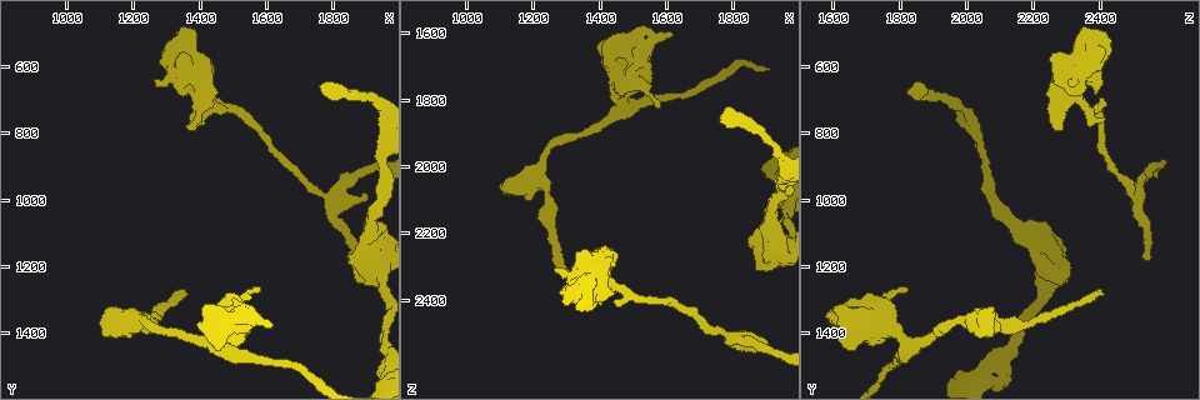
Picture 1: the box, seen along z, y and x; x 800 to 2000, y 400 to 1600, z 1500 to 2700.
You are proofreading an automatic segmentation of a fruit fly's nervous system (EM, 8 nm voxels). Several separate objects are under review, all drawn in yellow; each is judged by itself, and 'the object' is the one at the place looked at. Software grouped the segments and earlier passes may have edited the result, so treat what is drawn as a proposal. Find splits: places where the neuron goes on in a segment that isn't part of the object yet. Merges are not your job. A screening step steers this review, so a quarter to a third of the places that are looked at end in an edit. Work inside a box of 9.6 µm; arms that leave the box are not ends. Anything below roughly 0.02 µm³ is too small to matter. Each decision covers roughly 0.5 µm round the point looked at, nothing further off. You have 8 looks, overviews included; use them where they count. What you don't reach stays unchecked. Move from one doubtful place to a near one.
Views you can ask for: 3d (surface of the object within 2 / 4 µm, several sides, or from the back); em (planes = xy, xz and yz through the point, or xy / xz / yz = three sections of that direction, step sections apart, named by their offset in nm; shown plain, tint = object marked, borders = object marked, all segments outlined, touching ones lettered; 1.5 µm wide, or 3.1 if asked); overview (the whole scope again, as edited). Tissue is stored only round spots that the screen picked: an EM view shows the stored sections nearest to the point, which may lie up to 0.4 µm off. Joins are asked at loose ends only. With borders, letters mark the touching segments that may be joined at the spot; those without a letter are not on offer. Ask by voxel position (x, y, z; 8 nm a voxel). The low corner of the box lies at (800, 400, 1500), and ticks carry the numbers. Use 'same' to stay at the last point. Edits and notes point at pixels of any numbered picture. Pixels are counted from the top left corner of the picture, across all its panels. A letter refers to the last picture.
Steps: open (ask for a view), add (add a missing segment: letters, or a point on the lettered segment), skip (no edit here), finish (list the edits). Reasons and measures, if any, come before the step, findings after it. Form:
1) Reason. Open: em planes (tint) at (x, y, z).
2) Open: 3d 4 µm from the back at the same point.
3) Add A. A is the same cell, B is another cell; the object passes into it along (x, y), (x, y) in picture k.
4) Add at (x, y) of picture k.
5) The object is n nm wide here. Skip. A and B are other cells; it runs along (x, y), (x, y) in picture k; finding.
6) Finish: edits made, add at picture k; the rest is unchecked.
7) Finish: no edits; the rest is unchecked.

An open end. Open: 3d 4 µm at (1620, 1380, 1610).

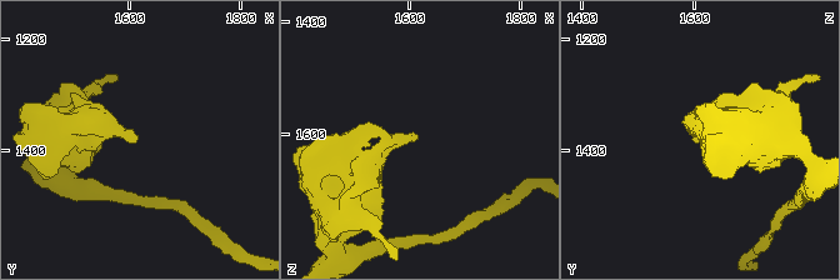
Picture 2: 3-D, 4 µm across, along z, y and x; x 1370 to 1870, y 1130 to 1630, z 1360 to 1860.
Need the tissue. Open: em planes (borders) at (1620, 1370, 1605).

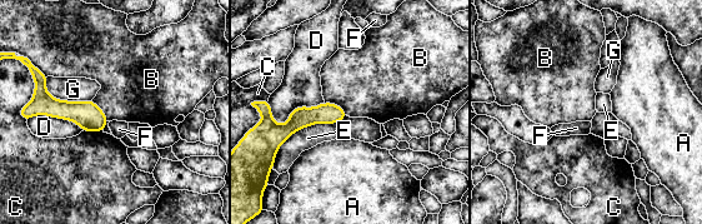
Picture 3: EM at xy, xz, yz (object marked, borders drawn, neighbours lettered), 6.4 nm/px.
The object is 140 nm wide here. Skip. A, B, C, D, E, F and G are other cells; a border runs along (325, 101), (337, 104), (347, 115) in picture 3; none of them fits.

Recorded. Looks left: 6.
Branch stops here. Open: 3d 4 µm at (1840, 1180, 2550).

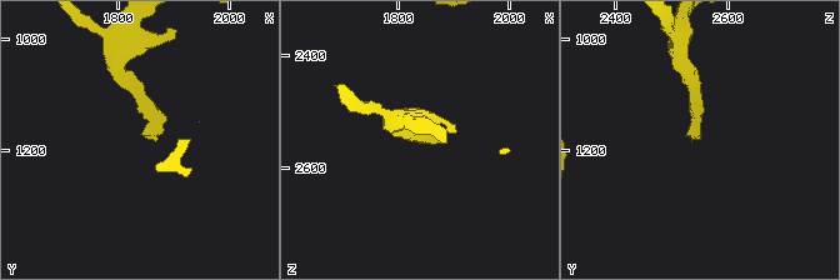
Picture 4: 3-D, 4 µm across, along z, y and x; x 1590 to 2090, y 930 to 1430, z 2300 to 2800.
Open: em xy step 8 (borders) at (1840, 1170, 2550).

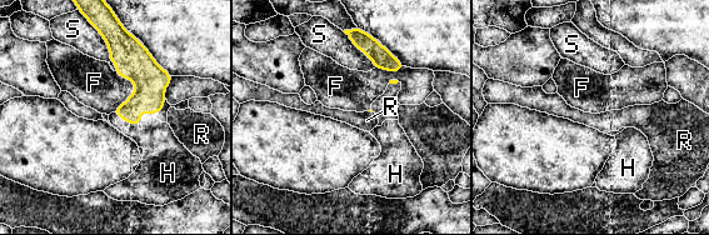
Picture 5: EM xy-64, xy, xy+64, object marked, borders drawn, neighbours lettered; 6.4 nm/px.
The longest contact is with S, 320 nm. Add H. H is the same cell, F, R and S are other cells; the neuron continues.

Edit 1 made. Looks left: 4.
An open end. Open: em planes (plain) at (1260, 650, 2320).

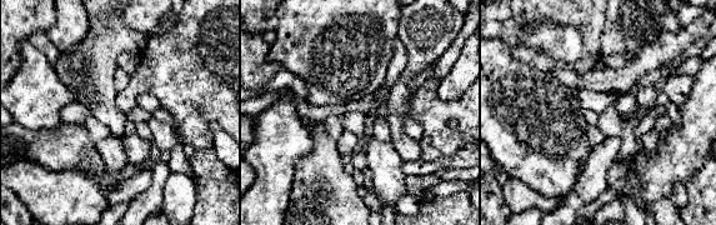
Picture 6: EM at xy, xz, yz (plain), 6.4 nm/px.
What lies round it. Open: em planes (borders) at the same point.

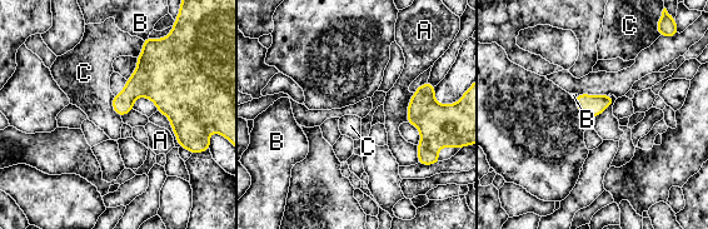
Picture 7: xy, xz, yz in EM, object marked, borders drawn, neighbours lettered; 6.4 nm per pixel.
Skip. A, B and C are other cells; a border runs along (612, 95), (613, 101), (596, 119) in picture 7; no lettered segment goes on from it.

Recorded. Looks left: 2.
Finish: edits made, add at picture 5; the rest is unchecked.

